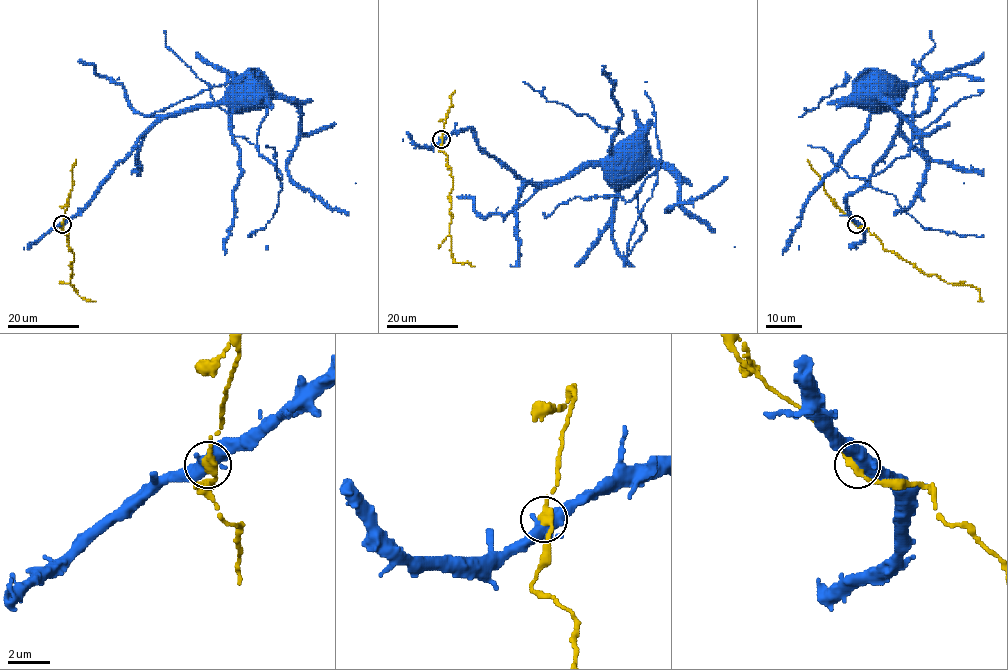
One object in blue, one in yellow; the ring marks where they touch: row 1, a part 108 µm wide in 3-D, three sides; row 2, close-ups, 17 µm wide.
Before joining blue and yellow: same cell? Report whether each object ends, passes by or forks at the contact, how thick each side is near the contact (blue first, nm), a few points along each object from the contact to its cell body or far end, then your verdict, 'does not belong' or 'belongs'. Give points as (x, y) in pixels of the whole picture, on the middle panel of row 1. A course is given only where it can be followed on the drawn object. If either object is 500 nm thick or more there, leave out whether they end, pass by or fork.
blue forks; yellow passes by; calibres 400 and 360 nm; course blue (442, 138), (469, 129), (487, 155), (494, 155), (525, 181), (542, 182), (594, 166), (624, 138), (641, 137); course yellow (442, 138), (439, 150), (447, 156), (452, 177), (449, 195), (451, 256), (455, 262), (474, 267); belongs

